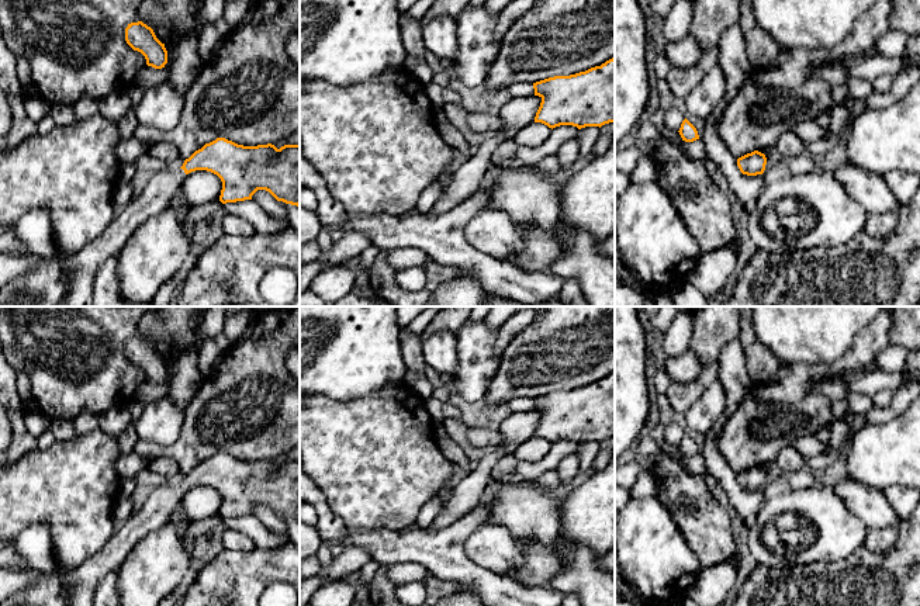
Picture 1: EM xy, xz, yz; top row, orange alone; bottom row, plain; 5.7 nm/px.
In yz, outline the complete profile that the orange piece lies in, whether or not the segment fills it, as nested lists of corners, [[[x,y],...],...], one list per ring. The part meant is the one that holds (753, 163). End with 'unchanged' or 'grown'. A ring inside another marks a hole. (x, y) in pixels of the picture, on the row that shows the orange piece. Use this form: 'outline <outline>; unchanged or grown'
outline [[[754,150],[737,159],[737,166],[743,174],[757,176],[765,170],[767,157],[764,153]]]; unchanged

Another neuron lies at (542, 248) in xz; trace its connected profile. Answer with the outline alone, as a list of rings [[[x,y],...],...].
[[[536,226],[518,229],[522,252],[509,263],[526,273],[549,273],[564,252],[564,236]]]

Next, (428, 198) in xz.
[[[435,181],[430,187],[428,187],[418,200],[416,209],[421,215],[428,215],[435,202],[445,191],[443,181]]]

